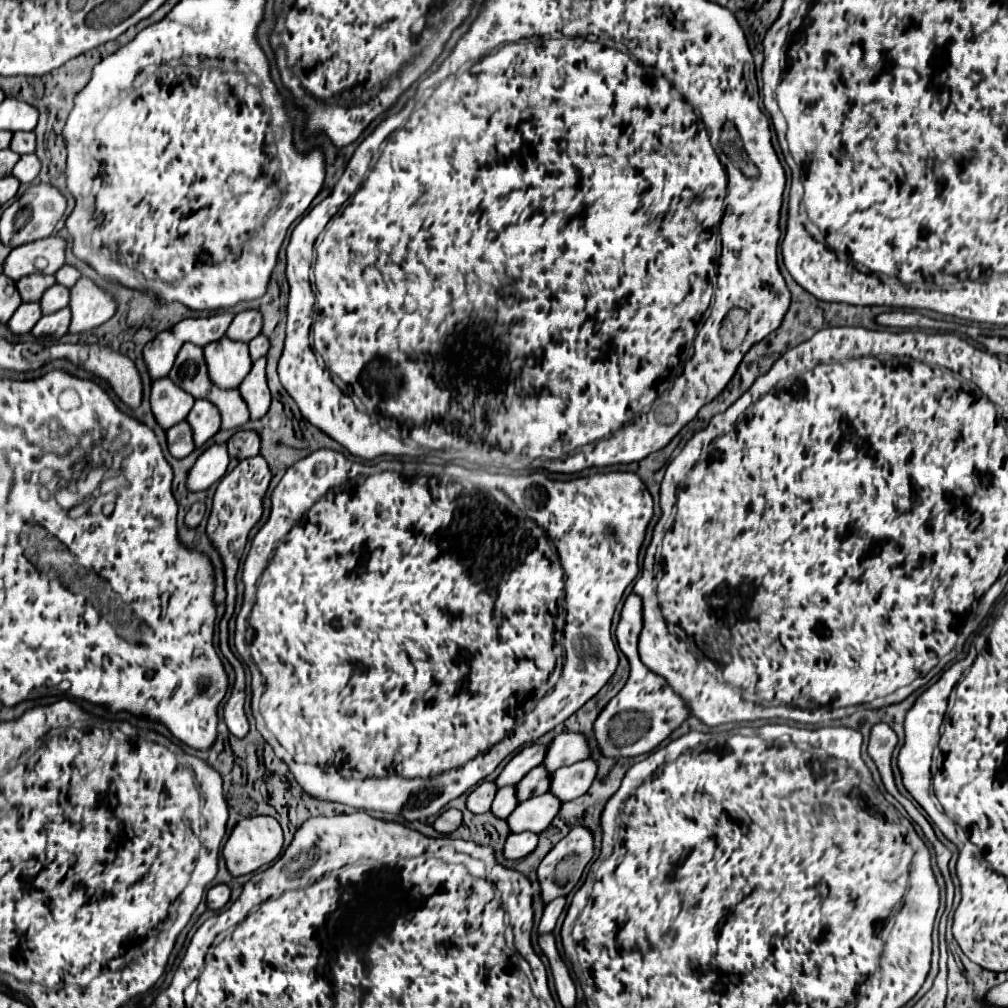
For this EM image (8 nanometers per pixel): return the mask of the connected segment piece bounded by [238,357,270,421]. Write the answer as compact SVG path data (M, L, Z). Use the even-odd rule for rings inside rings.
M258 359L248 377L240 383L238 391L244 399L244 403L248 405L248 411L250 411L250 419L260 419L268 407L270 407L270 391L268 391L268 385L266 385L266 359Z

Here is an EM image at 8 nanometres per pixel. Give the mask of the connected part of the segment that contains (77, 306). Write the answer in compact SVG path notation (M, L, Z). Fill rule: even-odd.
M80 277L70 287L70 327L68 333L84 333L90 331L104 321L110 319L110 315L116 311L116 303L110 295L106 295L102 289L98 289L90 279Z

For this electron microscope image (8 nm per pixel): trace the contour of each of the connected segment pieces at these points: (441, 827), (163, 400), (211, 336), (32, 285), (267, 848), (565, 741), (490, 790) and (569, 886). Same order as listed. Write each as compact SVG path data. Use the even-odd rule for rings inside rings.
M448 809L448 811L444 811L444 813L432 823L432 827L434 827L438 833L450 833L450 831L454 831L460 823L462 823L462 811L458 811L458 809Z
M168 377L156 379L150 389L150 407L156 423L166 431L172 425L186 419L188 411L192 409L194 399L180 391Z
M220 313L212 317L198 317L198 319L182 319L172 327L172 331L182 337L186 343L196 343L198 347L206 347L212 341L218 341L224 337L224 331L228 329L228 323L234 315Z
M30 275L30 277L16 281L16 289L18 289L22 301L30 303L30 301L38 301L42 297L42 293L48 287L52 287L54 283L56 283L54 275Z
M246 817L242 821L238 821L238 825L234 827L232 835L228 837L226 845L224 845L224 859L226 859L226 867L230 871L230 875L238 877L238 875L248 875L268 863L272 863L280 851L282 851L282 827L274 817Z
M560 733L548 743L548 751L540 765L552 773L560 767L588 759L588 755L590 755L590 751L588 751L588 743L586 743L584 735Z
M484 781L480 783L466 799L466 809L470 813L486 813L490 803L492 803L492 795L496 795L496 785L492 781Z
M574 827L562 841L558 841L552 847L552 851L548 851L548 855L540 861L540 865L536 869L538 883L540 883L540 899L542 899L542 903L550 903L556 897L568 895L574 889L574 885L578 883L578 879L582 877L584 869L590 865L592 855L594 855L592 835L584 827Z

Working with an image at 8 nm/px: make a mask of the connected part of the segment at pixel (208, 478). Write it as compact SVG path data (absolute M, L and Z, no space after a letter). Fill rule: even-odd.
M212 445L208 447L194 463L194 467L188 471L186 477L186 489L196 493L196 491L206 491L212 483L224 477L226 467L230 463L226 445Z

